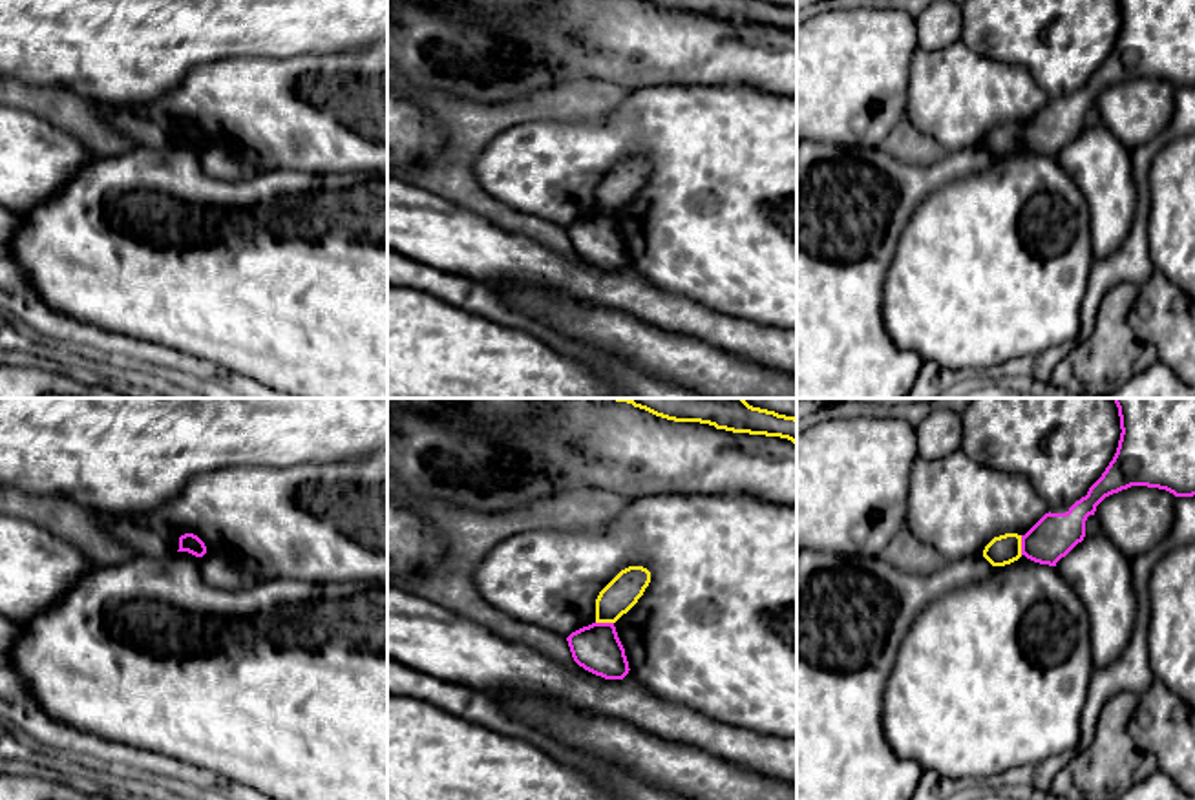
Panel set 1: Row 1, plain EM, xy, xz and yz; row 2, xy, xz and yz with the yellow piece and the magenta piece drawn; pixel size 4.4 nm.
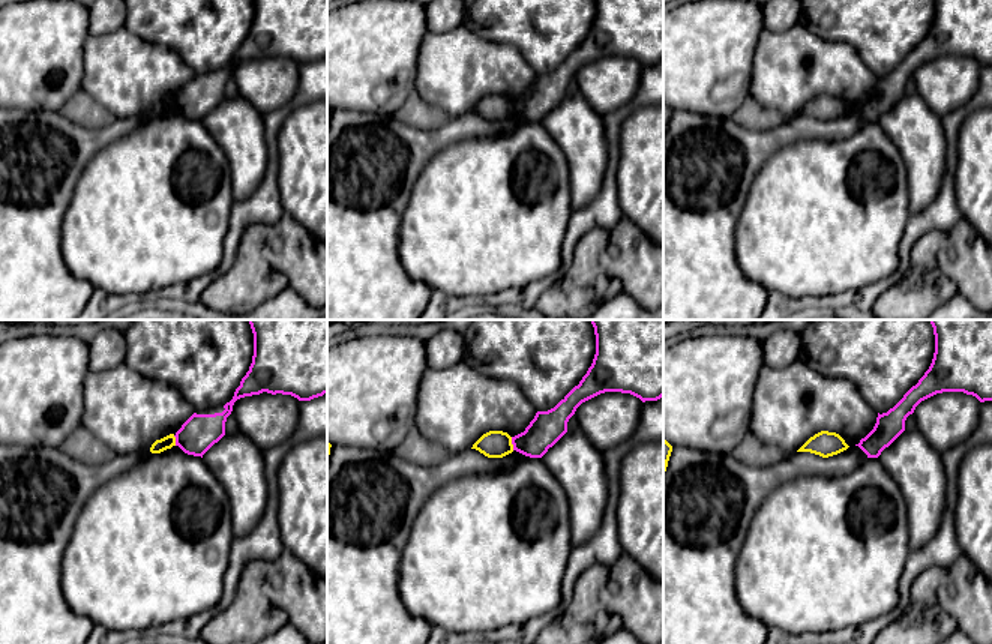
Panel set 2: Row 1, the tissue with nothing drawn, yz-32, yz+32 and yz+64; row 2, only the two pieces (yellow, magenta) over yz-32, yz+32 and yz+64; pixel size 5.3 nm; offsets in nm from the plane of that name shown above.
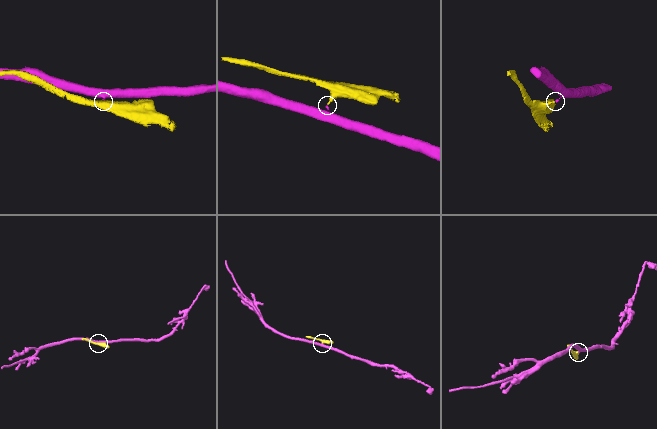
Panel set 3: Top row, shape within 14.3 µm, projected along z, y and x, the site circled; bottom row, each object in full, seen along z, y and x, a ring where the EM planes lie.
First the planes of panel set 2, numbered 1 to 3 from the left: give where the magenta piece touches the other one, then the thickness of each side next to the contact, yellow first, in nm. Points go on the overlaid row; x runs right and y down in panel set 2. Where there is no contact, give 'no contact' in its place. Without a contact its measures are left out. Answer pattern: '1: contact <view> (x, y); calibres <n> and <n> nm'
1: contact yz-32 (174, 440); calibres 70 and 190 nm
2: contact yz+32 (511, 443); calibres 140 and 180 nm
3: no contact

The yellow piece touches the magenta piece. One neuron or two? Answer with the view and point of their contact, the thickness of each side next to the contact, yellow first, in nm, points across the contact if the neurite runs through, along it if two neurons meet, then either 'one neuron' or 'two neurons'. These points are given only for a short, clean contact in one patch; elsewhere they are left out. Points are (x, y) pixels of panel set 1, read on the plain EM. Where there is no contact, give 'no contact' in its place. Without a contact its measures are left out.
meets yellow in yz at (1020, 136); 130 nm thick on the yellow side, 190 nm on the other; two neurons

